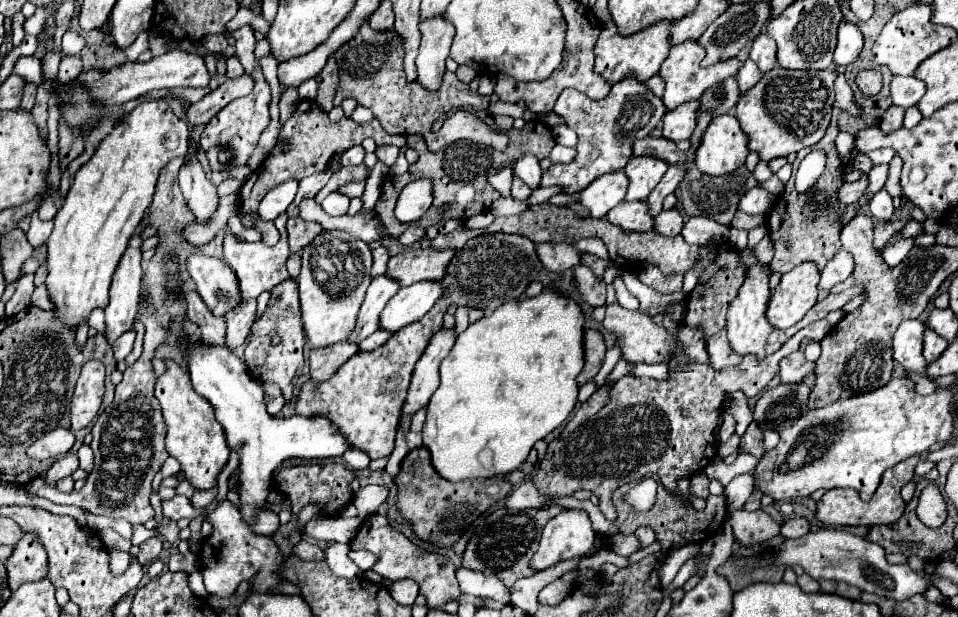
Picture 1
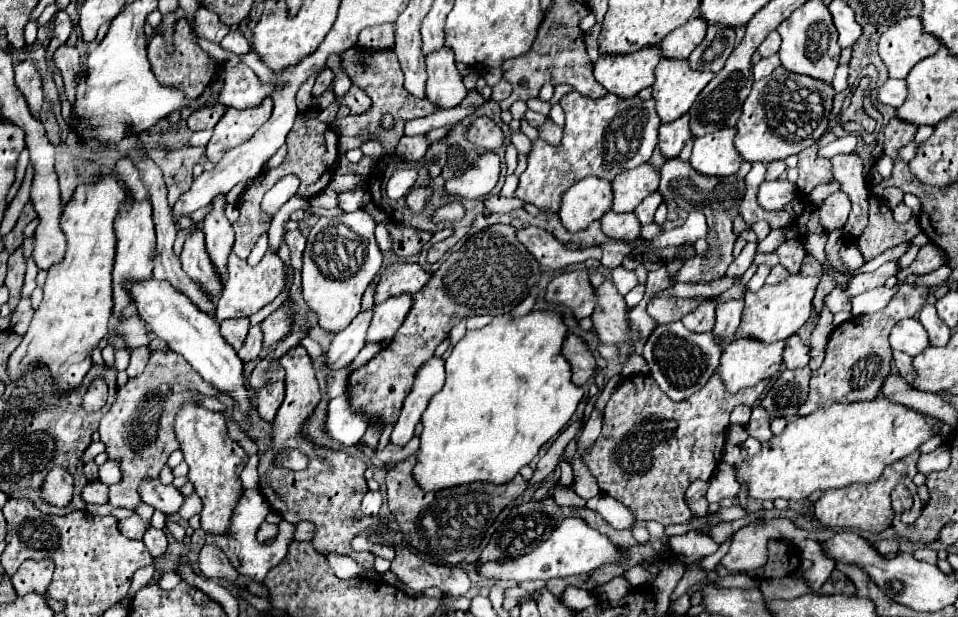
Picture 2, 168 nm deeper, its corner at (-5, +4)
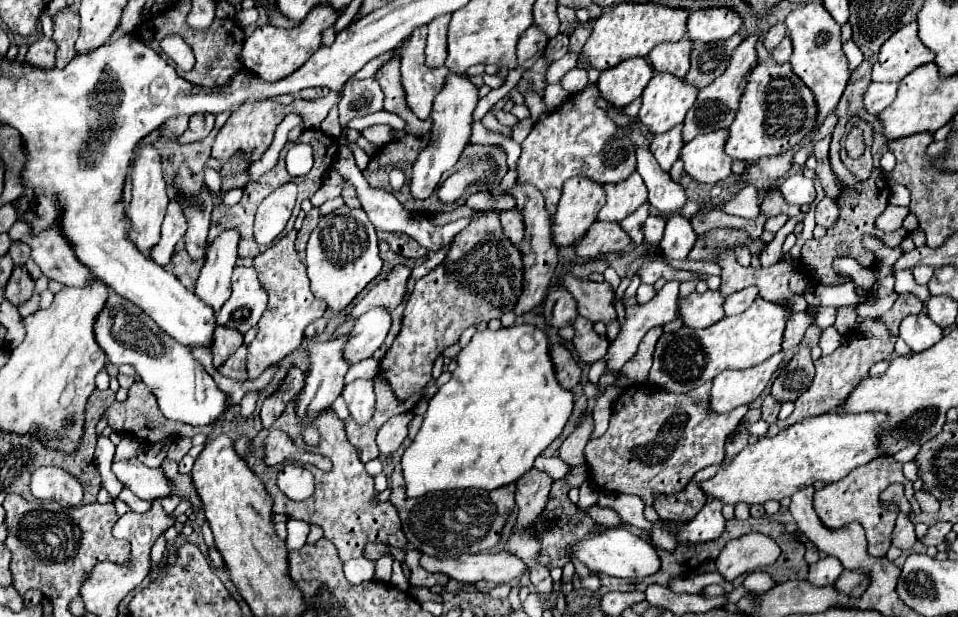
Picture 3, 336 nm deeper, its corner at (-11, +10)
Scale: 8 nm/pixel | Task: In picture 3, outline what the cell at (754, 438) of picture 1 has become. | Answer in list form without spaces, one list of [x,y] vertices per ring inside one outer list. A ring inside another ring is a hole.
[[[769,394],[769,396],[765,396],[765,400],[763,400],[763,408],[761,408],[761,412],[763,412],[763,420],[767,420],[769,424],[775,424],[777,422],[777,414],[779,414],[779,410],[781,410],[781,404]]]

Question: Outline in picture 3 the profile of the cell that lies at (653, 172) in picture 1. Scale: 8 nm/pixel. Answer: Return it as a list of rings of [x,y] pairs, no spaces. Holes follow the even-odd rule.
[[[633,172],[623,182],[607,184],[603,188],[607,204],[597,214],[597,220],[603,222],[621,222],[629,214],[633,214],[641,204],[647,202],[647,188],[643,186],[643,178],[639,178],[637,172]]]

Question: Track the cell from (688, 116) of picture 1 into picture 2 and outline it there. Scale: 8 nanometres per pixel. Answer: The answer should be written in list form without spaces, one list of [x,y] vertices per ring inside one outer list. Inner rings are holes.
[[[689,114],[681,116],[681,120],[673,120],[673,124],[663,124],[659,128],[659,148],[665,158],[679,156],[685,142],[691,138],[693,134],[689,130]]]

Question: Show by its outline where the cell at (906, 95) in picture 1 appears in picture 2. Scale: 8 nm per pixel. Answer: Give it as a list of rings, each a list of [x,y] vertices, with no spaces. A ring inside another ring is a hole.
[[[889,78],[889,80],[881,86],[877,98],[879,98],[879,102],[883,102],[883,104],[889,104],[889,106],[899,108],[899,106],[903,104],[903,100],[905,100],[907,94],[909,94],[909,92],[907,92],[907,88],[905,88],[905,80],[893,80],[893,78]]]

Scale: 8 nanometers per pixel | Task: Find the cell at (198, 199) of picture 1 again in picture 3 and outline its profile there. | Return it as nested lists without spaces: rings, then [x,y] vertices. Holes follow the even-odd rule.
[[[225,230],[207,250],[207,262],[197,278],[195,294],[211,306],[215,312],[231,296],[231,272],[237,262],[237,242],[239,234],[235,230]]]

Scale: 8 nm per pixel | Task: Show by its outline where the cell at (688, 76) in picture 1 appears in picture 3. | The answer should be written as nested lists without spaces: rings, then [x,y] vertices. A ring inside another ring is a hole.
[[[655,74],[641,94],[639,122],[651,134],[663,134],[681,124],[697,98],[697,88],[671,74]]]

